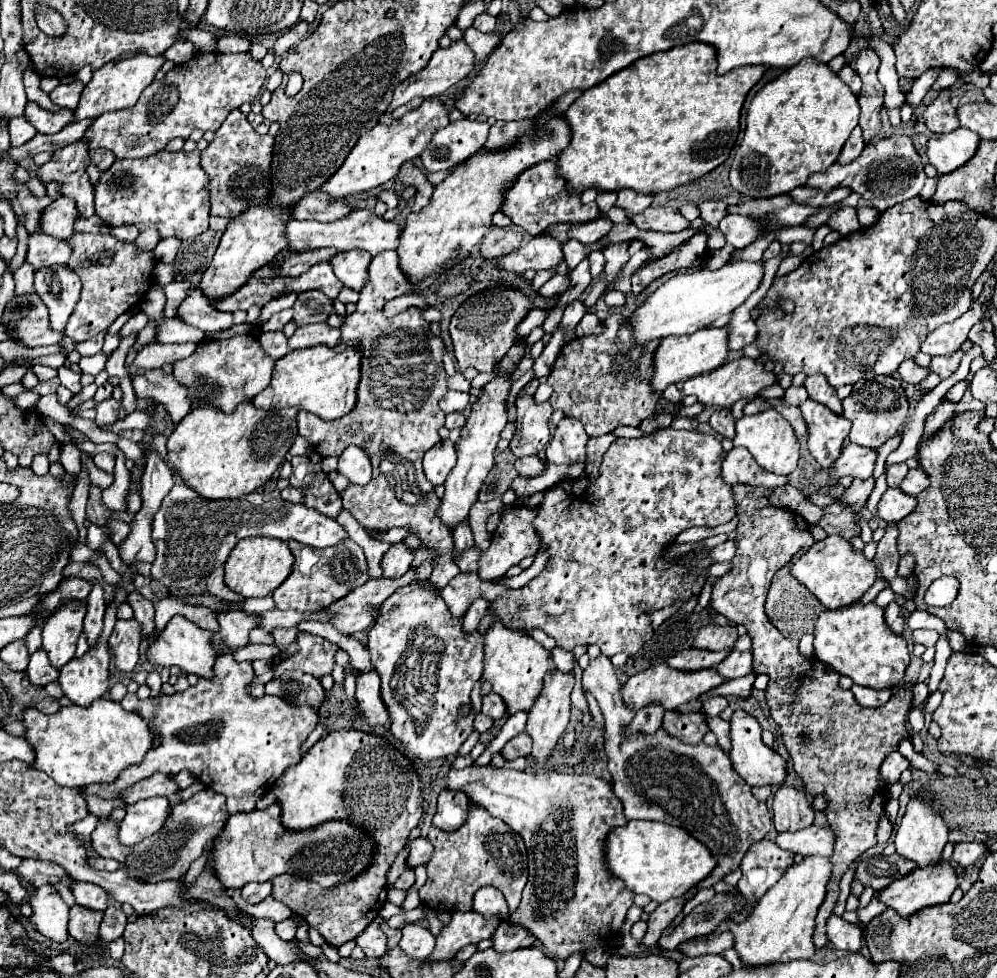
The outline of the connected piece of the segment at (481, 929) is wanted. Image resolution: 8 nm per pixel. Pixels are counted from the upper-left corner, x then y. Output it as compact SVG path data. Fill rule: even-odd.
M456 911L452 915L452 921L442 929L442 933L436 939L434 953L428 957L428 961L442 961L446 957L454 957L458 949L478 943L482 939L490 939L500 925L500 917L482 917L476 911Z

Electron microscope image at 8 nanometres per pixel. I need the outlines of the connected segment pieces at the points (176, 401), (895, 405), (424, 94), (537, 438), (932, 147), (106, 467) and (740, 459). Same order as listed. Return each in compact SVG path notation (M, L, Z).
M158 369L158 373L142 373L142 377L138 377L138 381L132 381L132 385L138 399L154 397L154 401L162 403L174 425L178 425L192 409L188 387L164 369Z
M874 377L874 381L858 381L852 387L852 393L842 403L844 403L842 415L852 421L850 441L870 449L878 449L886 439L894 437L910 411L900 379L894 377Z
M464 39L460 41L452 41L452 45L448 49L438 49L430 63L426 65L426 69L414 73L414 77L410 77L410 81L398 85L398 89L394 91L394 99L390 103L390 109L386 113L392 113L396 107L400 107L402 103L412 101L414 97L422 97L422 99L430 99L430 97L438 97L444 95L450 87L454 87L456 83L460 83L462 79L466 79L470 73L474 71L474 51L466 45Z
M532 379L520 395L516 395L516 433L510 441L510 451L516 457L538 455L550 441L548 419L552 413L550 403L536 403L534 393L538 389L538 379Z
M960 127L954 133L932 135L928 141L928 159L938 169L938 175L946 175L966 165L974 157L978 143L978 133L966 127Z
M98 453L98 455L94 455L94 465L102 471L114 471L114 455Z
M734 447L724 463L722 463L722 477L726 483L746 483L746 485L764 485L764 487L780 487L788 484L784 476L774 475L766 469L762 469L758 463L754 463L754 457L750 457L748 449Z

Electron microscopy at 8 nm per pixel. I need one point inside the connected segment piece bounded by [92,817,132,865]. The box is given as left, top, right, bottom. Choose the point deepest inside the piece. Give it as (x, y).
(105, 837)

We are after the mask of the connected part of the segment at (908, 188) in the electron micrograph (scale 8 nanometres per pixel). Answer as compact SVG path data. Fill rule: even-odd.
M892 135L888 139L866 143L864 151L852 163L846 163L846 165L834 163L834 165L830 165L830 169L826 173L814 173L814 177L810 177L810 181L806 185L822 189L822 191L830 191L834 187L848 187L854 193L860 193L860 197L866 203L870 203L870 207L874 207L882 213L896 203L916 197L922 191L924 181L926 181L924 163L922 163L920 155L916 153L910 137Z

